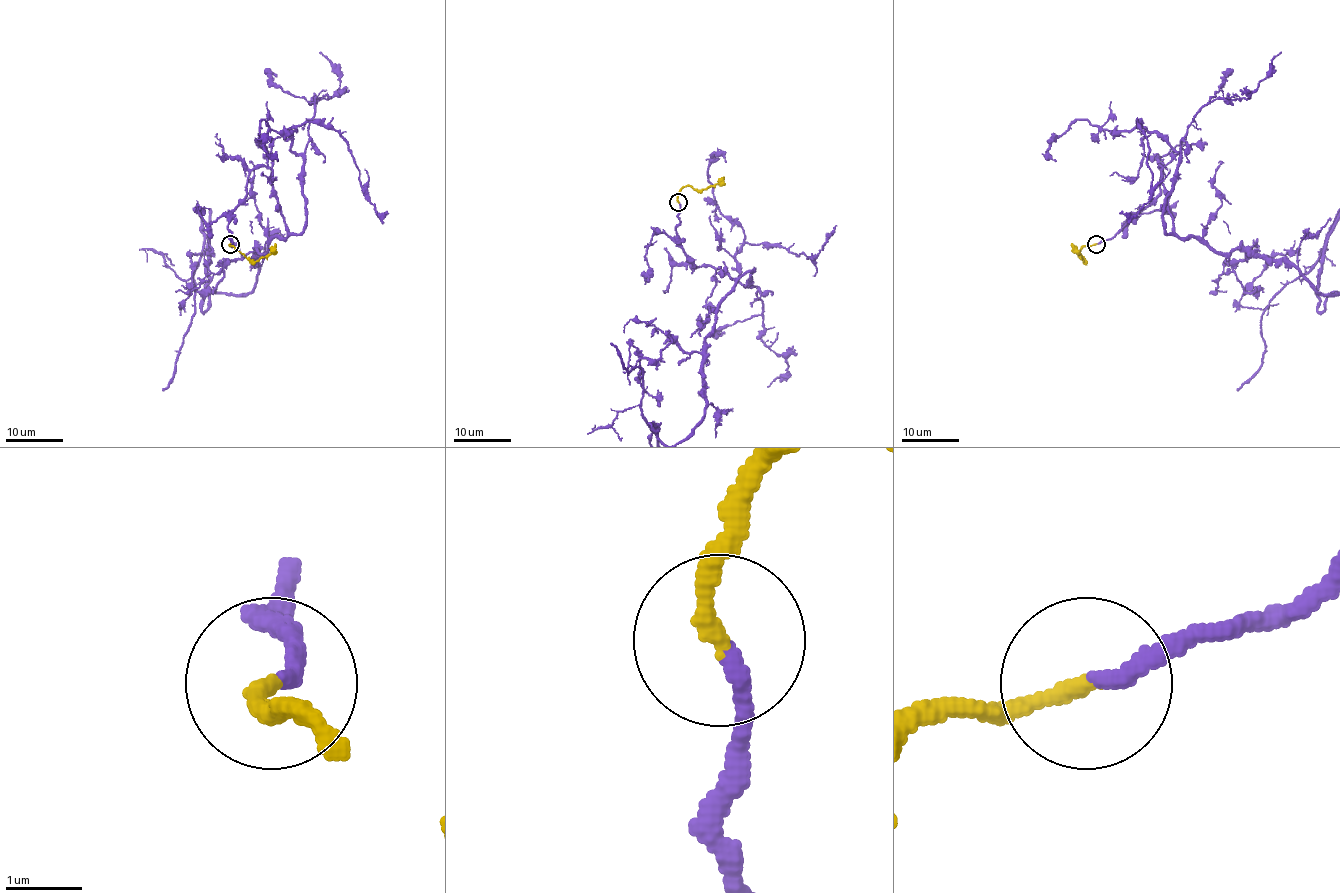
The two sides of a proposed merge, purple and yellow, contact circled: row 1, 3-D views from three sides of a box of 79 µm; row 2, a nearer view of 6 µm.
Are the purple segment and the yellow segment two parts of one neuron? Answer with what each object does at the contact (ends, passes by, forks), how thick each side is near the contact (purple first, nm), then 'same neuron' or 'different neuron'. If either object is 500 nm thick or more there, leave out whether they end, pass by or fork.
purple ends | yellow ends | 240/240 nm | same neuron

